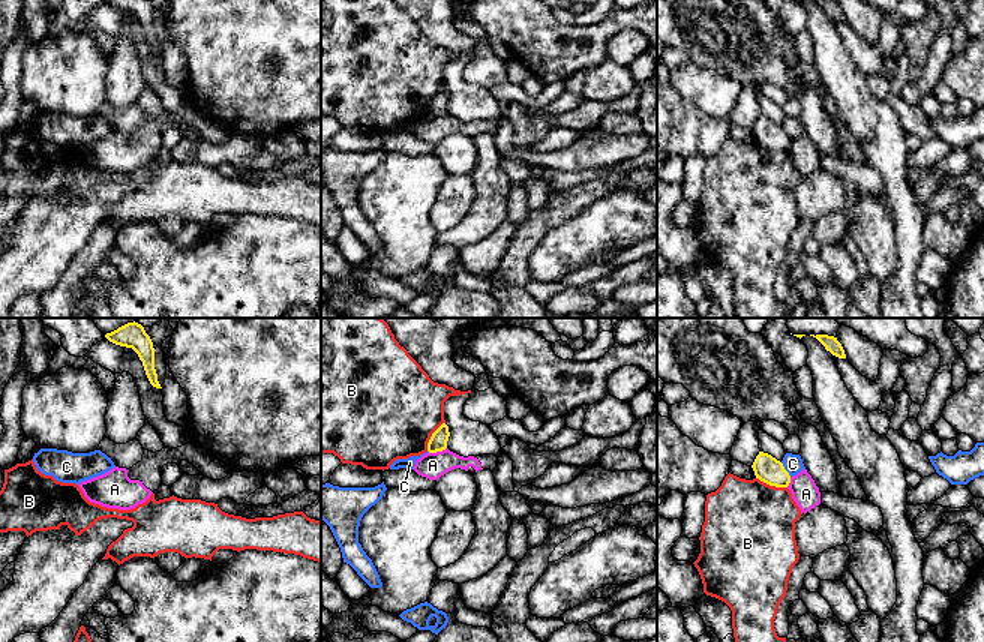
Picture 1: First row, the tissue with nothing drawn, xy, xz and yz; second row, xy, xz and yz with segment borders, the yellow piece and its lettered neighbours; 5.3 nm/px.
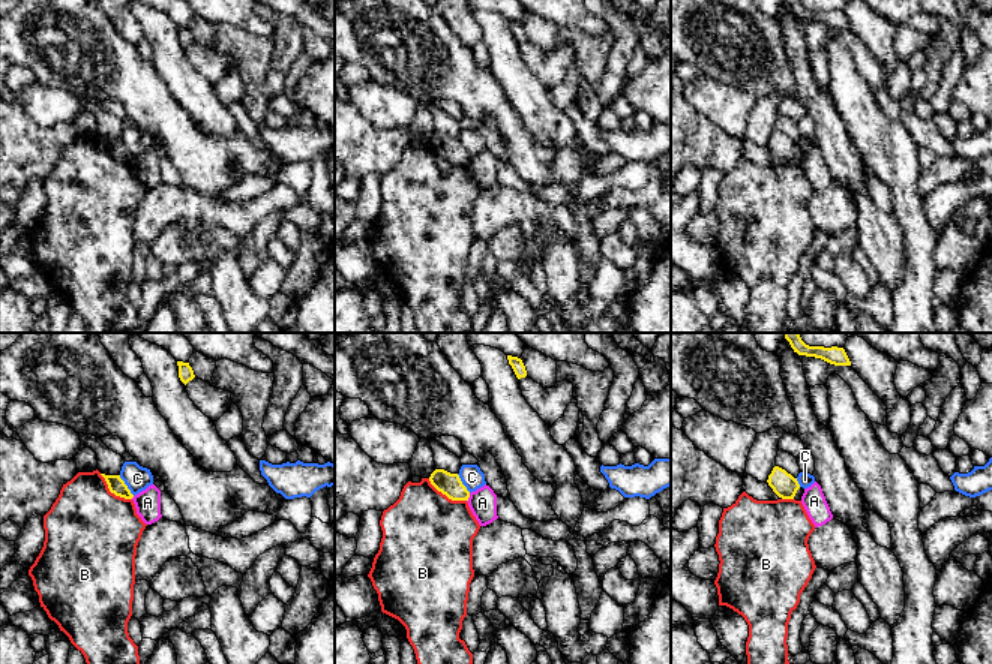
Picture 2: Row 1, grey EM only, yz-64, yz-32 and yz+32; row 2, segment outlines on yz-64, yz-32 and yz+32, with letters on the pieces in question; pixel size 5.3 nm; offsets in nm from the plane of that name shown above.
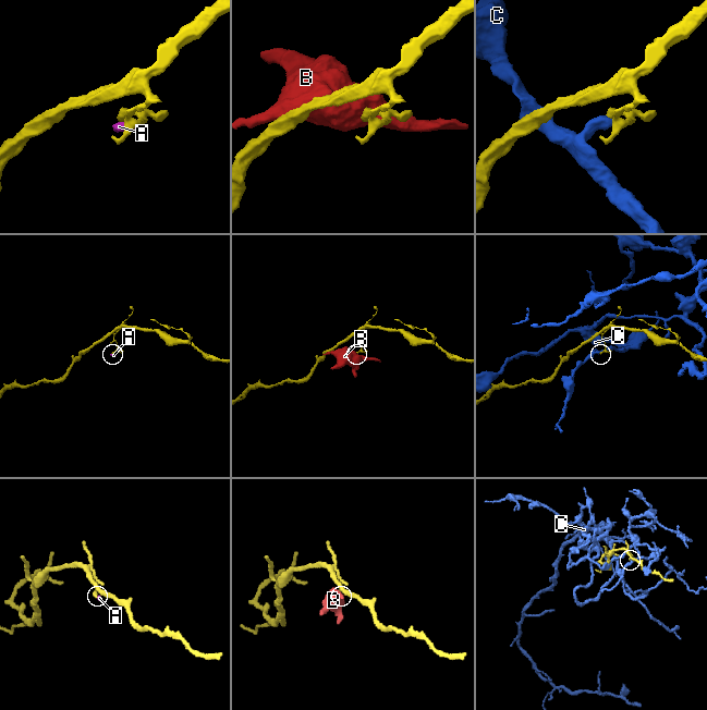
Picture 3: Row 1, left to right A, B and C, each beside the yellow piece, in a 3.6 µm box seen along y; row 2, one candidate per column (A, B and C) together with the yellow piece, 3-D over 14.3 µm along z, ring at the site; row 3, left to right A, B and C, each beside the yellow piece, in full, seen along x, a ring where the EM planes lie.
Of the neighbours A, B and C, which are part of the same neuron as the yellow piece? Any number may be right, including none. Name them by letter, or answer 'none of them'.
none of them

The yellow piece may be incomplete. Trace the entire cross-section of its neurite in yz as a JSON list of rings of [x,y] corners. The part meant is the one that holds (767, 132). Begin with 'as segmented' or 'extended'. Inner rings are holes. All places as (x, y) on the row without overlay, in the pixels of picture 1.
as segmented | [[[759,116],[752,132],[756,142],[770,150],[788,152],[790,147],[790,140],[783,128],[768,117]]]

